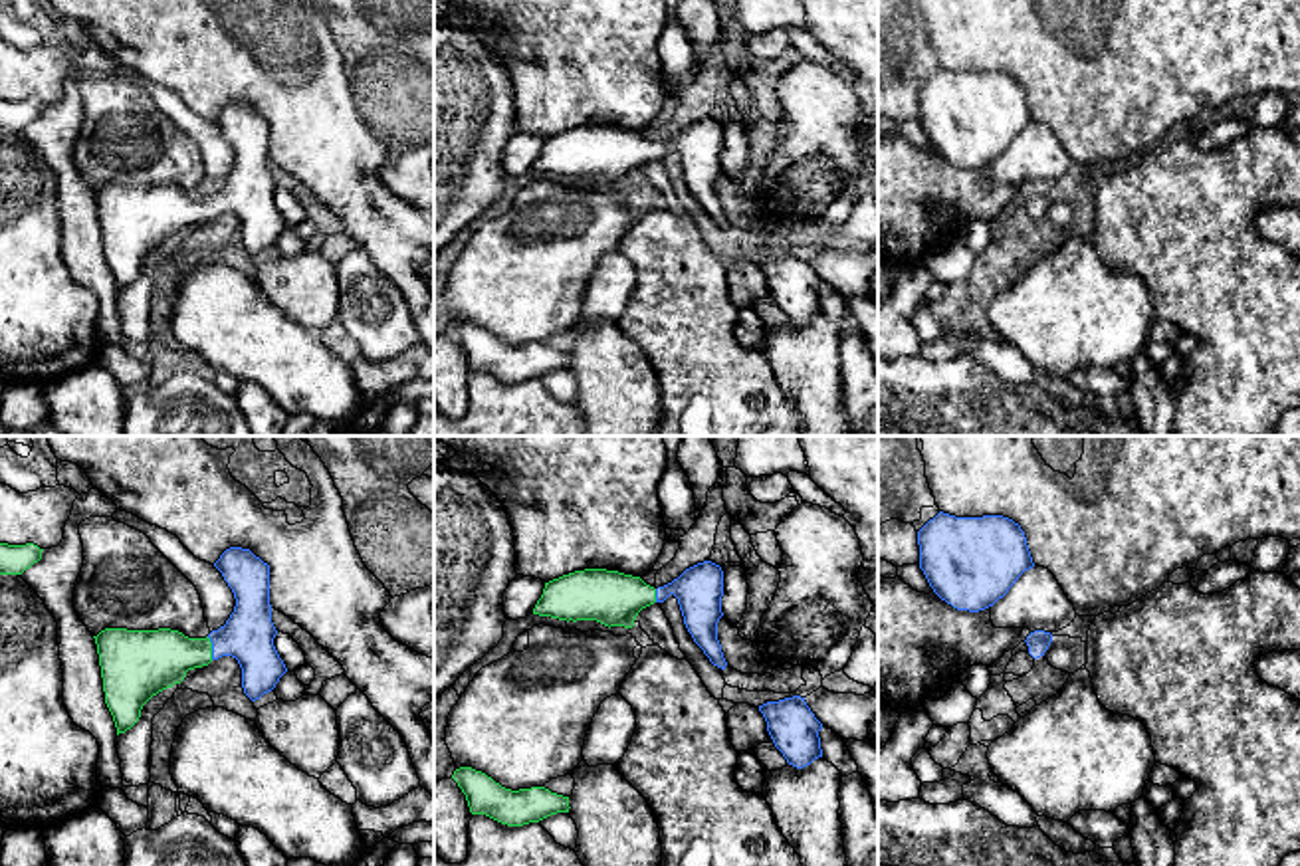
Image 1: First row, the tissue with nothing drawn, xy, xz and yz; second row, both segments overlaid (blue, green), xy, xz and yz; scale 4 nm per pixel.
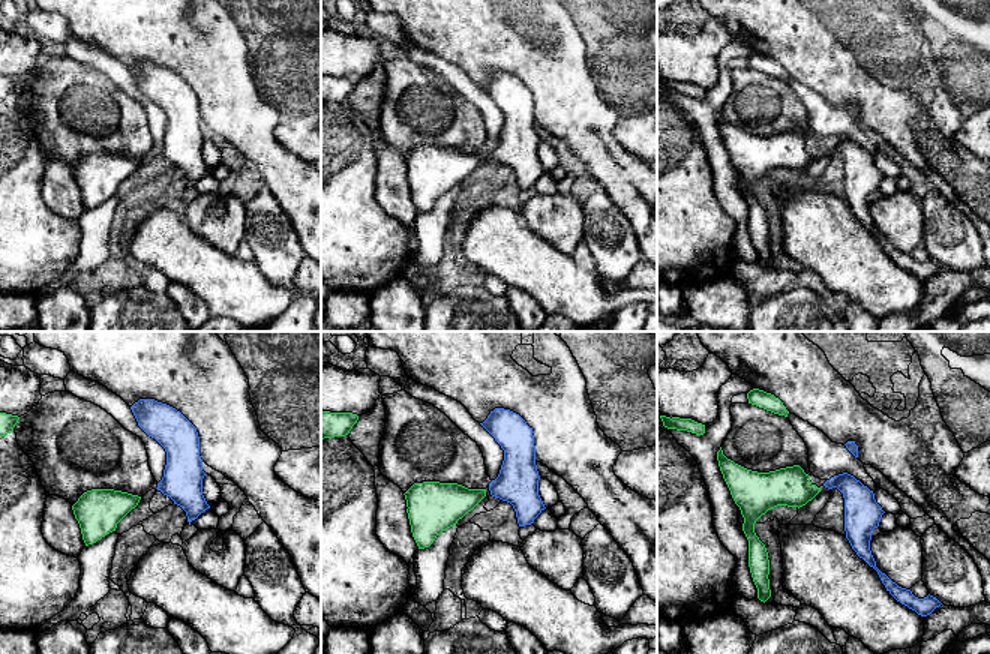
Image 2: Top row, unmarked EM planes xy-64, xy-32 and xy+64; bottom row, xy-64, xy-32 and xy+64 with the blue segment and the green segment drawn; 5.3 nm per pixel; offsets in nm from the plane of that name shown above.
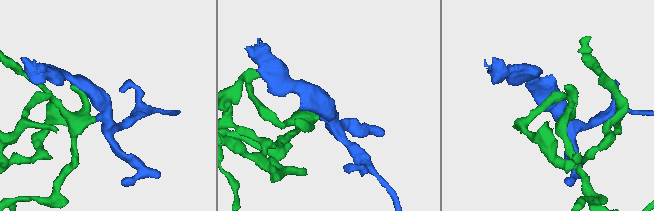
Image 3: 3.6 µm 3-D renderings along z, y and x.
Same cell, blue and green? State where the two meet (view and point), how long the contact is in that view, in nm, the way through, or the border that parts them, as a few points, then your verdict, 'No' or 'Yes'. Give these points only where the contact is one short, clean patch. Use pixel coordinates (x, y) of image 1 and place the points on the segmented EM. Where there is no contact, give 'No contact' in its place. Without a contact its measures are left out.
Touches blue at xy (213, 649). Shared border 100 nm. Path across: xy (248, 635), (213, 649), (165, 654), (153, 660). Yes

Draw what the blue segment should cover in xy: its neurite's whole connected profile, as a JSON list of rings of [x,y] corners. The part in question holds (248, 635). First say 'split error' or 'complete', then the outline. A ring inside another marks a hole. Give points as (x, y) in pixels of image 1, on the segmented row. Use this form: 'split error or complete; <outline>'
split error; [[[230,547],[214,567],[232,589],[236,606],[226,624],[206,638],[188,638],[170,628],[105,628],[93,636],[117,735],[139,721],[153,696],[222,656],[238,660],[242,688],[252,702],[271,692],[287,672],[273,646],[277,630],[271,622],[270,565],[250,549]]]

